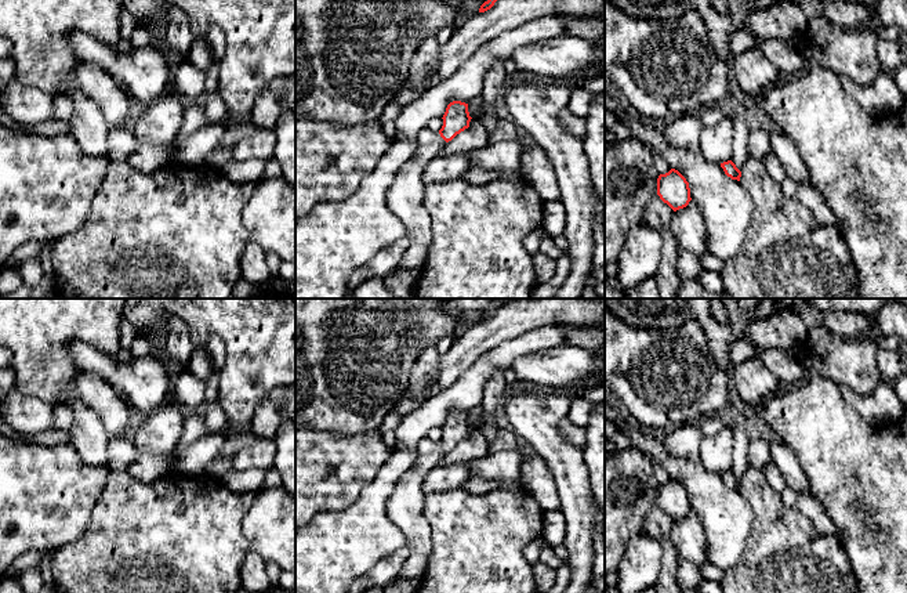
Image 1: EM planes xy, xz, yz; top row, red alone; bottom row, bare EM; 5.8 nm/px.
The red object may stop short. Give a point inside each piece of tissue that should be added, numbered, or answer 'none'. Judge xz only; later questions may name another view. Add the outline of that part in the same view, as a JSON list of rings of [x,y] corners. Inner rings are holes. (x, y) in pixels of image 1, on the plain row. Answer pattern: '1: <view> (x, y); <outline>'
1: xz (405, 507); [[[422,438],[414,464],[398,480],[387,500],[387,516],[403,532],[410,552],[399,578],[389,585],[422,576],[427,571],[432,550],[432,529],[424,517],[425,493],[421,485],[446,453],[439,441]]]

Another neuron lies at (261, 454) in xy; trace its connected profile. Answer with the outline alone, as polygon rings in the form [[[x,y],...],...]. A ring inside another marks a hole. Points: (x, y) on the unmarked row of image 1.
[[[261,438],[232,455],[232,469],[247,470],[251,467],[258,467],[268,470],[275,466],[275,453],[275,441]]]

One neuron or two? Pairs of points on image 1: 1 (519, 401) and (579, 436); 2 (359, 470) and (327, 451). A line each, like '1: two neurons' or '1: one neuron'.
1: two neurons
2: one neuron

